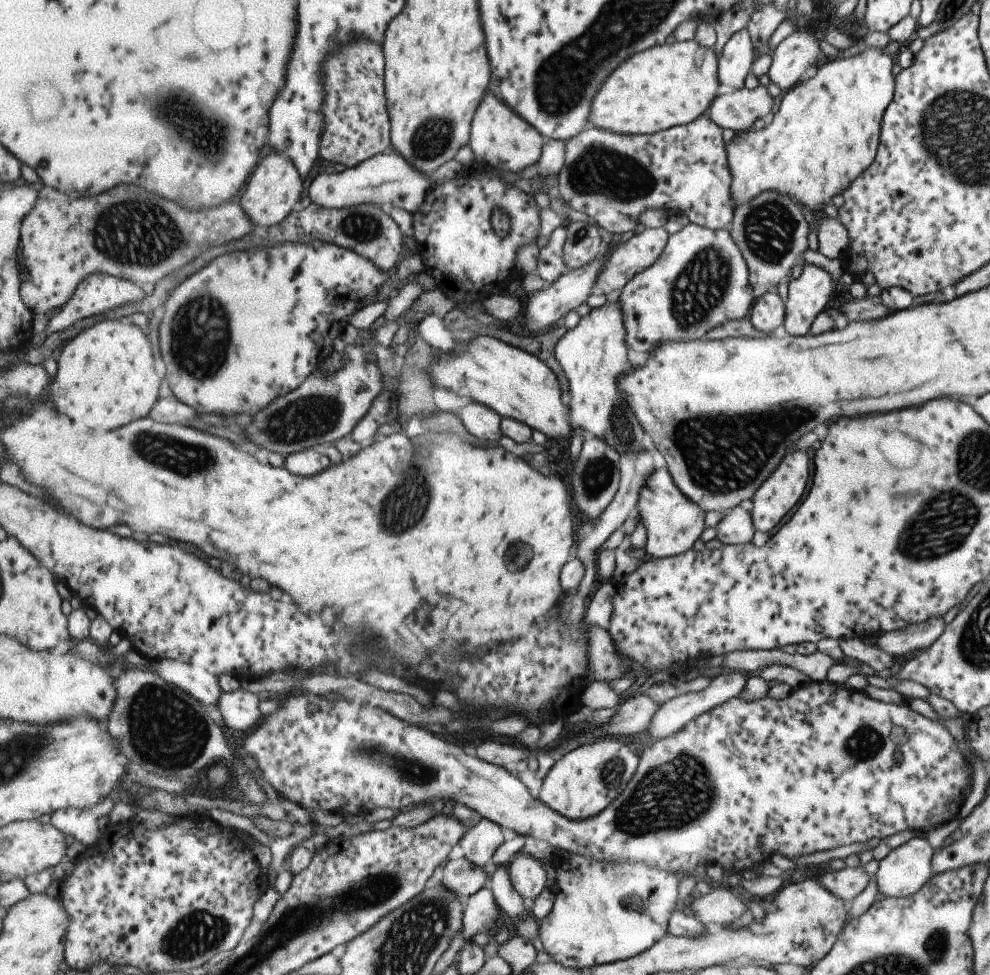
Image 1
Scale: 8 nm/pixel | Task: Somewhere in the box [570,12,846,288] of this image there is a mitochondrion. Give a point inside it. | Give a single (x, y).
(769, 229)

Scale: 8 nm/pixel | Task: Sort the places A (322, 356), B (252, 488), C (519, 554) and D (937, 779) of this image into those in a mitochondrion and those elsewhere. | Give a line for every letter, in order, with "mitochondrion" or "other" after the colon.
A: other
B: other
C: mitochondrion
D: other

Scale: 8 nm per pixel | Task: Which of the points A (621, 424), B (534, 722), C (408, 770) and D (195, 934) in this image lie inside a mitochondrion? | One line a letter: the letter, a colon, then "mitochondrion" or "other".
A: mitochondrion
B: other
C: mitochondrion
D: mitochondrion

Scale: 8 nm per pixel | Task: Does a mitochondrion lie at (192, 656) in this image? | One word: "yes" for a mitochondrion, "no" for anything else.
no

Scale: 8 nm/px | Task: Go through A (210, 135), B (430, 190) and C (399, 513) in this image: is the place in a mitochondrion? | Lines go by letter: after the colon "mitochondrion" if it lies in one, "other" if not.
A: mitochondrion
B: other
C: mitochondrion

